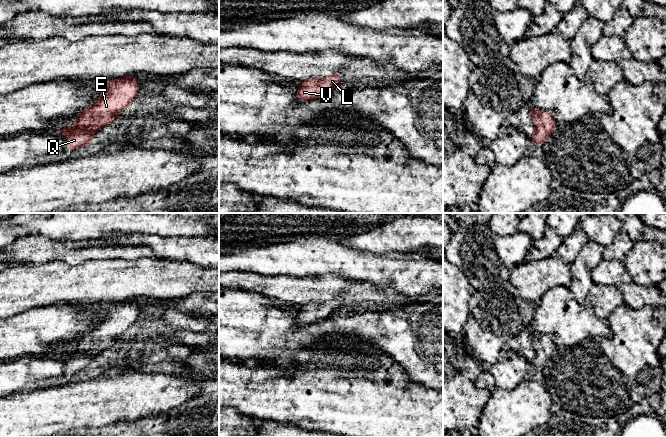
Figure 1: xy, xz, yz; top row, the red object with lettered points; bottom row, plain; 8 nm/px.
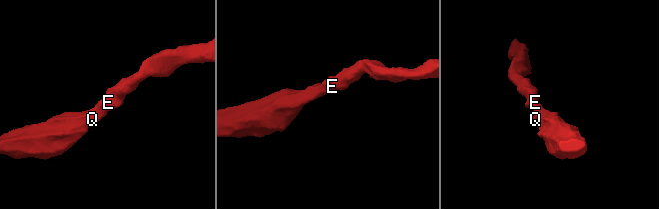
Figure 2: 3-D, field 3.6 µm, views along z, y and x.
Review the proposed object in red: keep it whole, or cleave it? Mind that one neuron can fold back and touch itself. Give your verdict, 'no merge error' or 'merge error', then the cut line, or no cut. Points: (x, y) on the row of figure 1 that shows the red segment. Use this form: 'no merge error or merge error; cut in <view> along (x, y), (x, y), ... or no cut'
no merge error; no cut

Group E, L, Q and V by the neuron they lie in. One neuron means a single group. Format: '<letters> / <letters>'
E L Q V

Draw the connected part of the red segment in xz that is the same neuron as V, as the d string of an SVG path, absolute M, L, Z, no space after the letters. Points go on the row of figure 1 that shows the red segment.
M341 71L328 77L310 78L309 80L302 81L298 83L296 99L298 101L307 101L323 97L332 92L342 81Z

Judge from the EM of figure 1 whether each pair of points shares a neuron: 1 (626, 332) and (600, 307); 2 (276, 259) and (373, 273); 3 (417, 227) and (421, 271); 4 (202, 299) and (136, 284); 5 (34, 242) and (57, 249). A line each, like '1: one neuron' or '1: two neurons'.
1: two neurons
2: one neuron
3: two neurons
4: two neurons
5: one neuron

